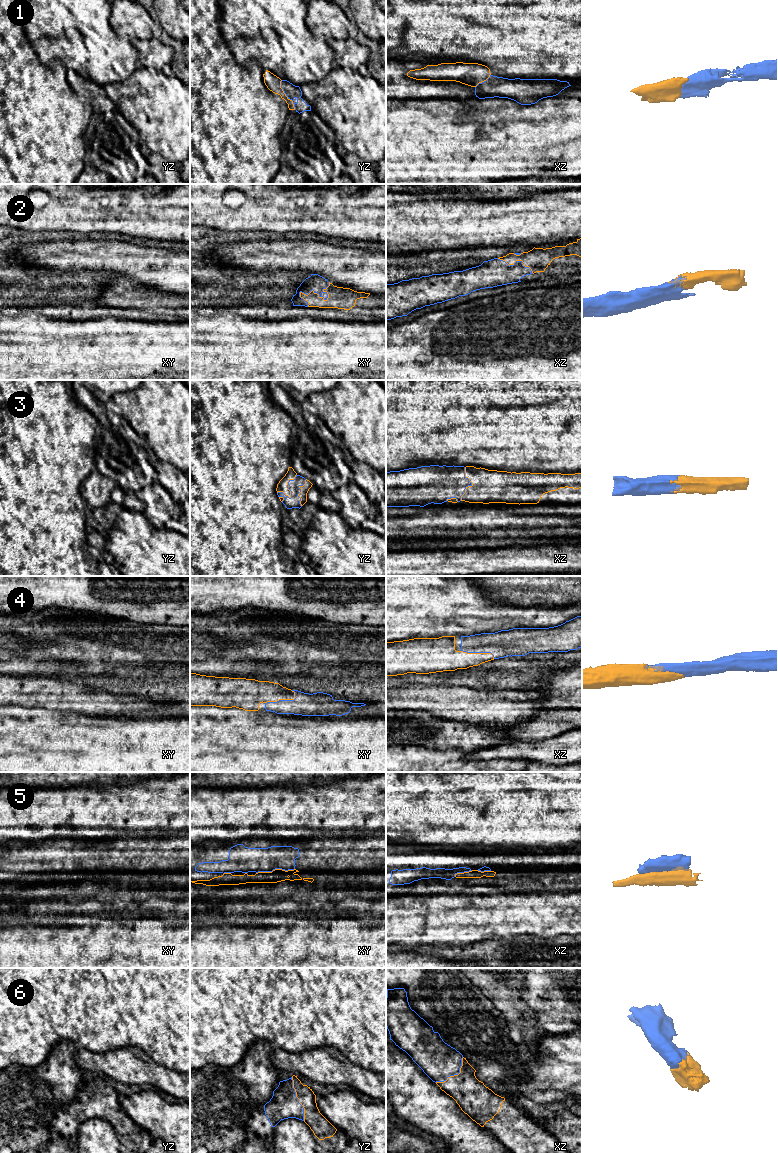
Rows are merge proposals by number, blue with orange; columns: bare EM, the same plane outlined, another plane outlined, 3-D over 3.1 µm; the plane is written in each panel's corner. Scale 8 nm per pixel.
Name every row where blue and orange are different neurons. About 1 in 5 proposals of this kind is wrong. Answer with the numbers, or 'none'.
5

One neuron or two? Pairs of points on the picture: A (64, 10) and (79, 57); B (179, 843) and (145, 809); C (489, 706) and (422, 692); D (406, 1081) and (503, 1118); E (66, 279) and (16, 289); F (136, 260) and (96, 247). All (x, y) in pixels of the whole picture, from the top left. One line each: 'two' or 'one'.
A: one
B: two
C: one
D: two
E: one
F: one

